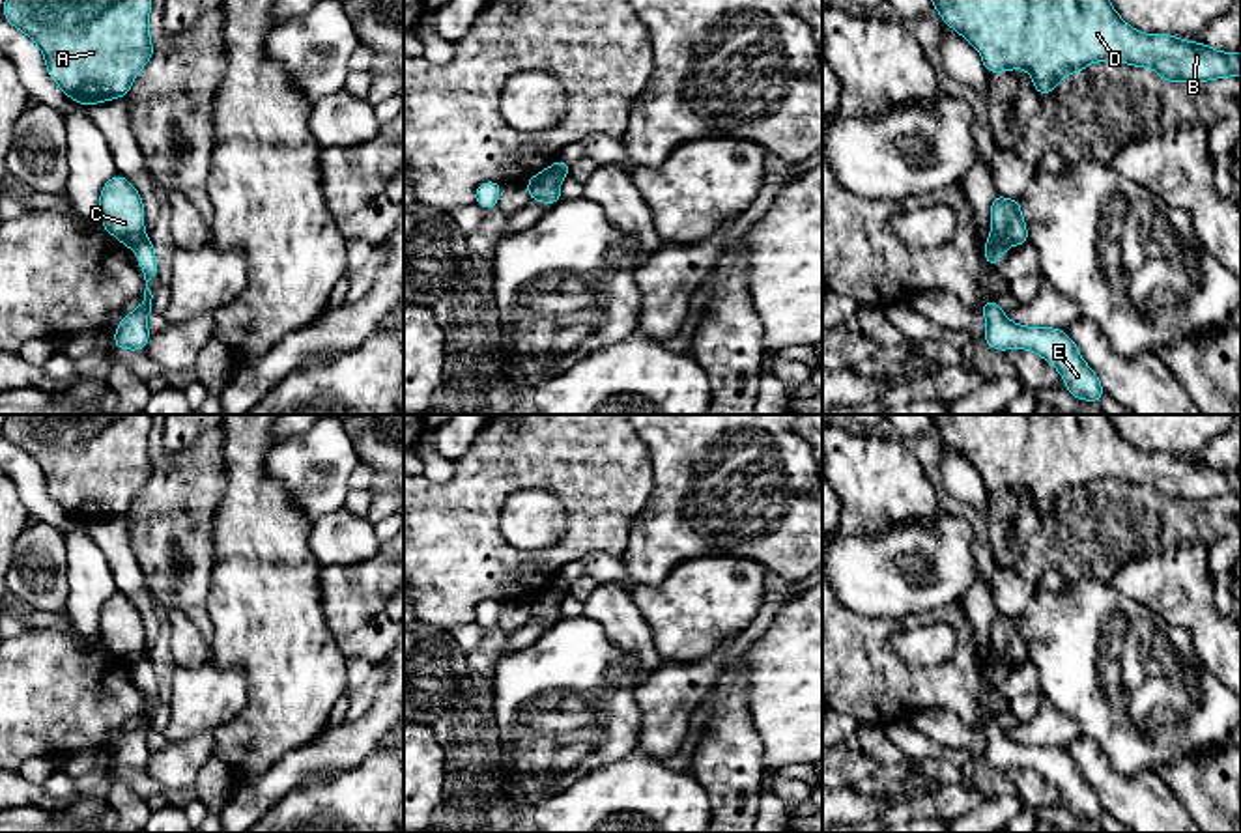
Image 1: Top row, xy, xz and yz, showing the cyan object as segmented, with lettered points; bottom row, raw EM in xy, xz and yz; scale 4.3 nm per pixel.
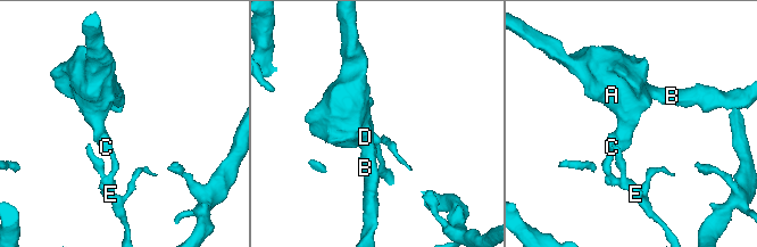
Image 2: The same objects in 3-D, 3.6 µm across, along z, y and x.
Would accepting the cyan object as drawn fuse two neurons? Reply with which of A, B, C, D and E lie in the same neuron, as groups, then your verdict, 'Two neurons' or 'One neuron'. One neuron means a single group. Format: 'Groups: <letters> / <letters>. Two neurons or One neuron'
Groups: A B C D / E. Two neurons

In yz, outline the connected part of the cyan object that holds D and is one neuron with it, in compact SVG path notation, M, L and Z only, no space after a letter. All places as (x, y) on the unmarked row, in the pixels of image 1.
M929 415L942 439L970 459L989 493L1017 486L1032 493L1037 514L1048 514L1069 491L1093 480L1116 478L1151 486L1172 502L1207 501L1241 493L1241 471L1228 473L1170 452L1142 452L1131 446L1106 415Z

